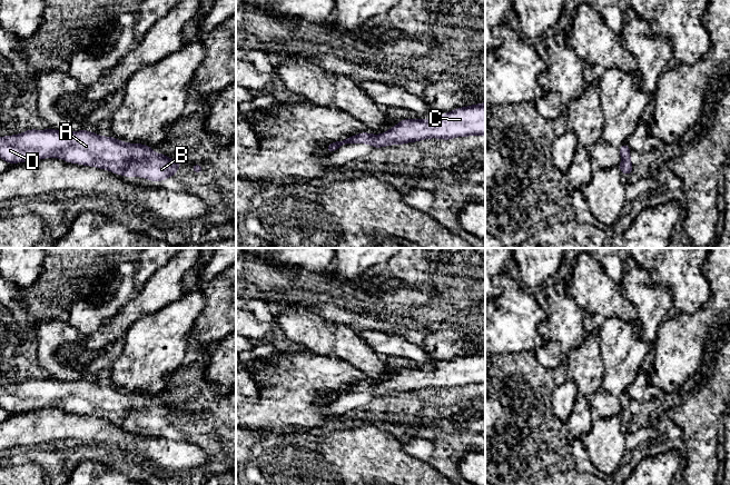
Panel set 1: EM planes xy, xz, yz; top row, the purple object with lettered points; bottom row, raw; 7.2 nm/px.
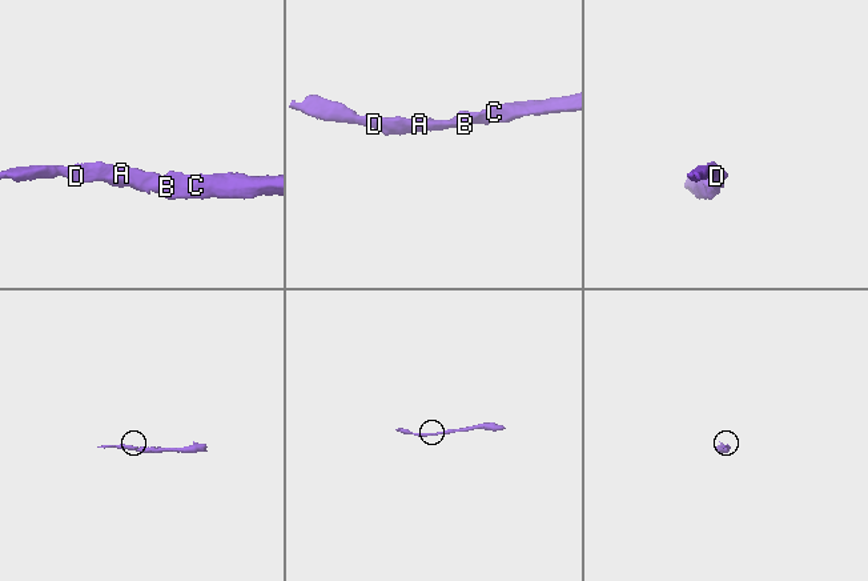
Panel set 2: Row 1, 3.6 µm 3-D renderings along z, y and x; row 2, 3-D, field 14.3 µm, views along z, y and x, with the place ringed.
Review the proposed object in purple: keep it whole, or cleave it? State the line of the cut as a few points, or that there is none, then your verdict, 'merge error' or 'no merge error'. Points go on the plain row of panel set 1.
no cut; no merge error

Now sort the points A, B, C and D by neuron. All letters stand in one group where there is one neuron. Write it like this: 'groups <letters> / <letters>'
groups A B C D

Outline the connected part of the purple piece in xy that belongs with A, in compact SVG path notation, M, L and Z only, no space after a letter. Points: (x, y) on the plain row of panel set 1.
M30 378L0 386L0 407L10 414L61 407L66 412L106 418L129 428L137 424L154 432L172 426L180 414L180 410L164 403L155 403L149 395L128 393L87 379L61 382L57 378Z

